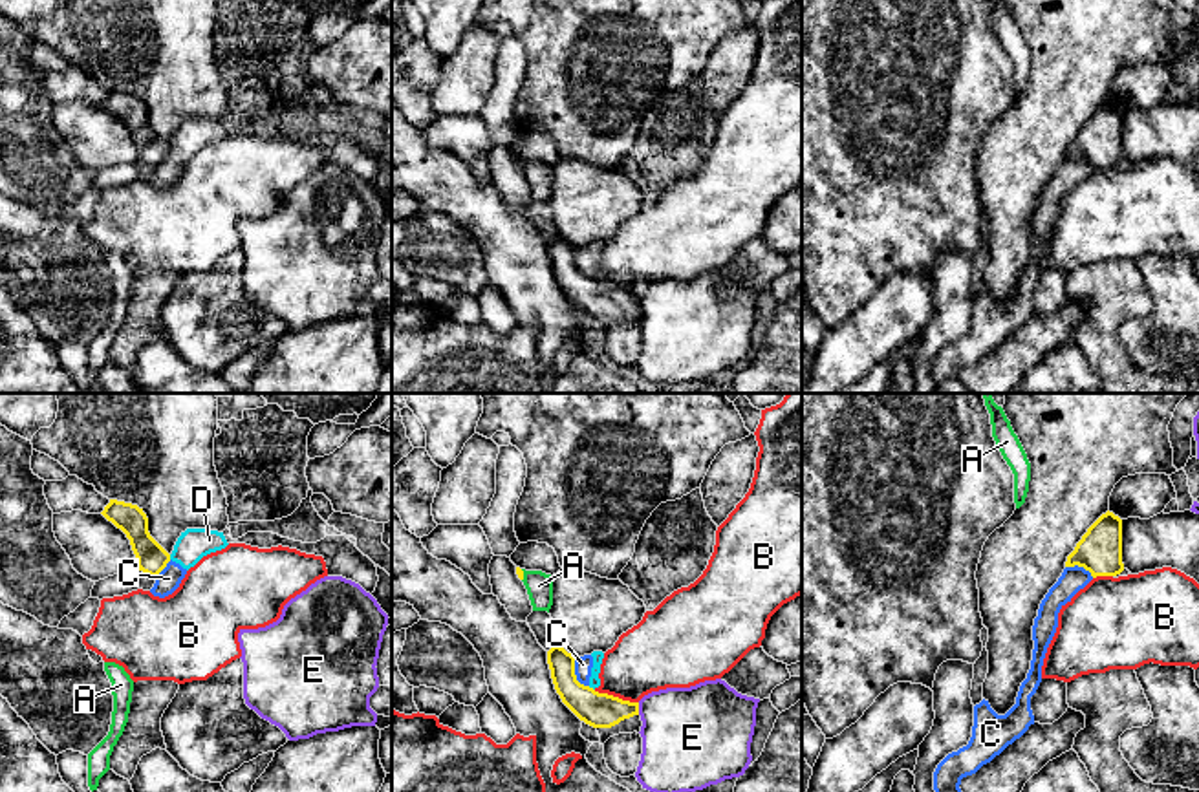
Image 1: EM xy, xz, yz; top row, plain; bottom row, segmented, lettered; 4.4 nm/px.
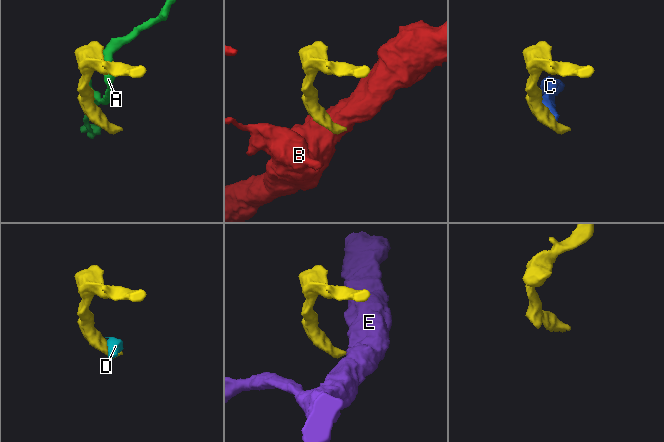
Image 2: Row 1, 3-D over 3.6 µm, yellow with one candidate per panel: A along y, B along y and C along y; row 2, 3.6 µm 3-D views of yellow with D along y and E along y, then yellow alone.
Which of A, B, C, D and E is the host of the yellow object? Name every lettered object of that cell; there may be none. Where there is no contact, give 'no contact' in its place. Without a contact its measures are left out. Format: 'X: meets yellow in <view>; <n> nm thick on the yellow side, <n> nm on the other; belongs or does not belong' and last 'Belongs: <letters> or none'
A: meets yellow in xz; 30 nm thick on the yellow side, 120 nm on the other; does not belong
B: meets yellow in xz; 160 nm thick on the yellow side, 300 nm on the other; does not belong
C: meets yellow in xz; 160 nm thick on the yellow side, 80 nm on the other; does not belong
D: meets yellow in xz; 160 nm thick on the yellow side, 50 nm on the other; does not belong
E: meets yellow in xz; 160 nm thick on the yellow side, 400 nm on the other; does not belong
Belongs: none

